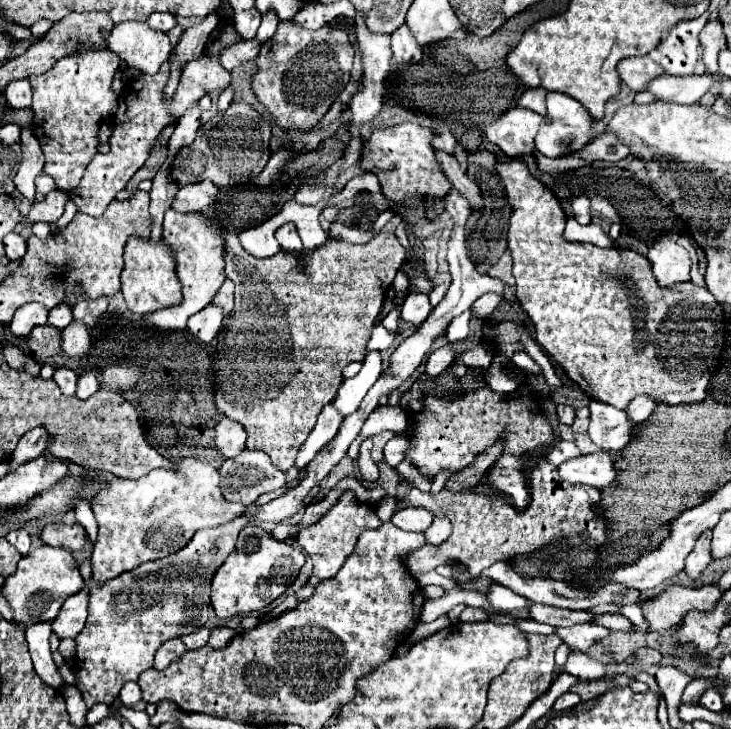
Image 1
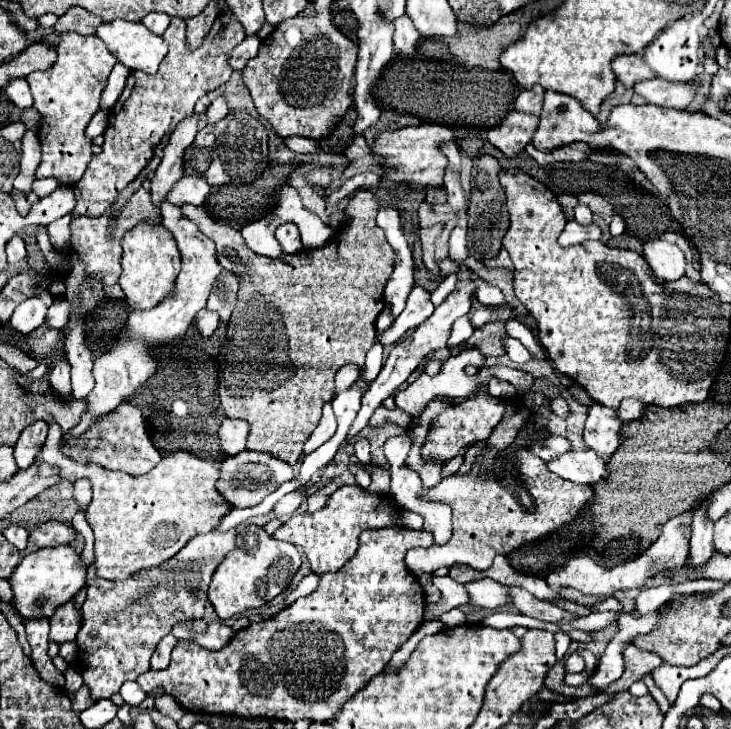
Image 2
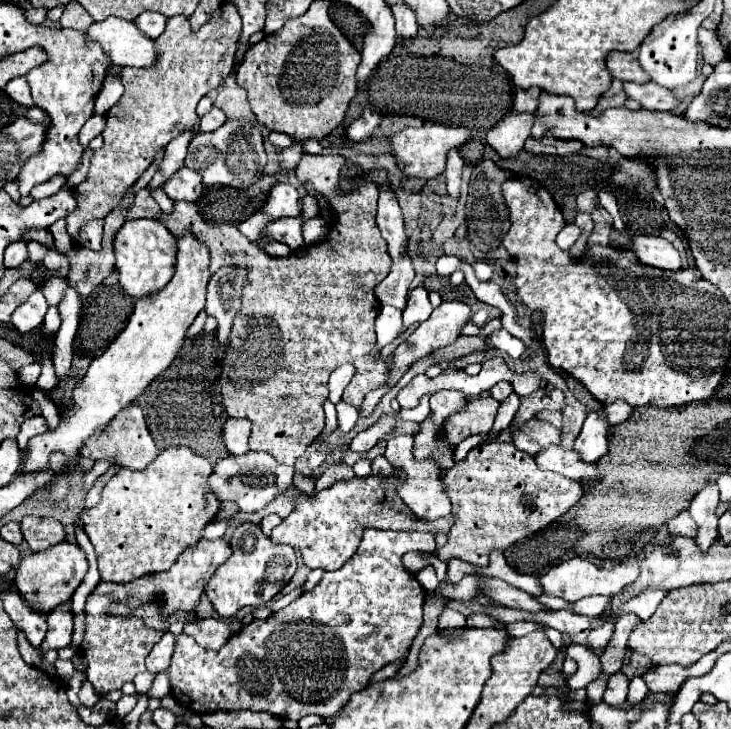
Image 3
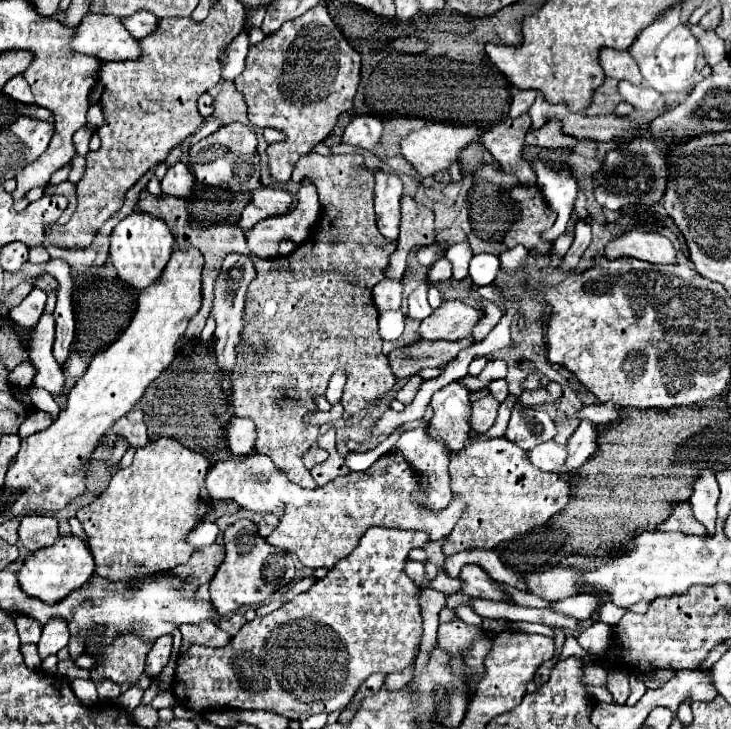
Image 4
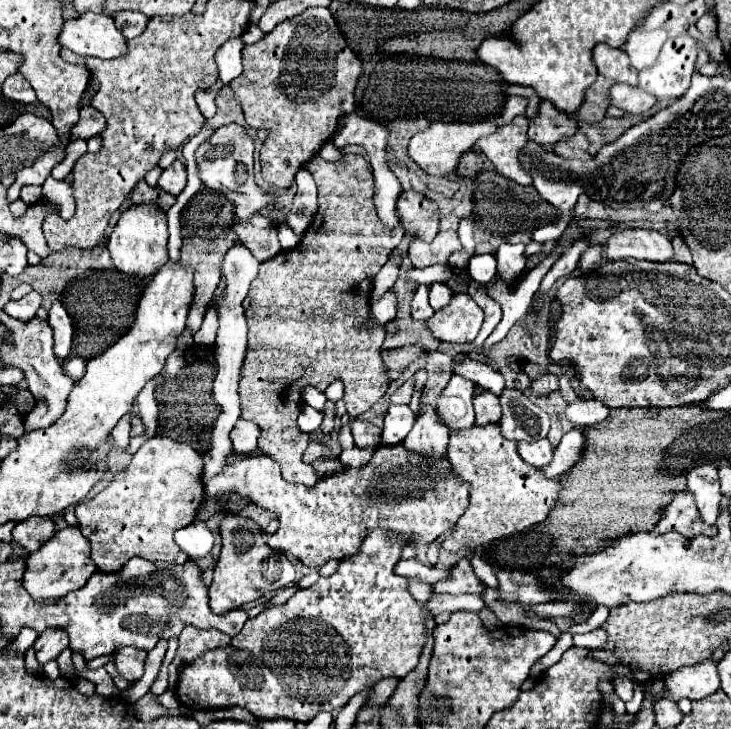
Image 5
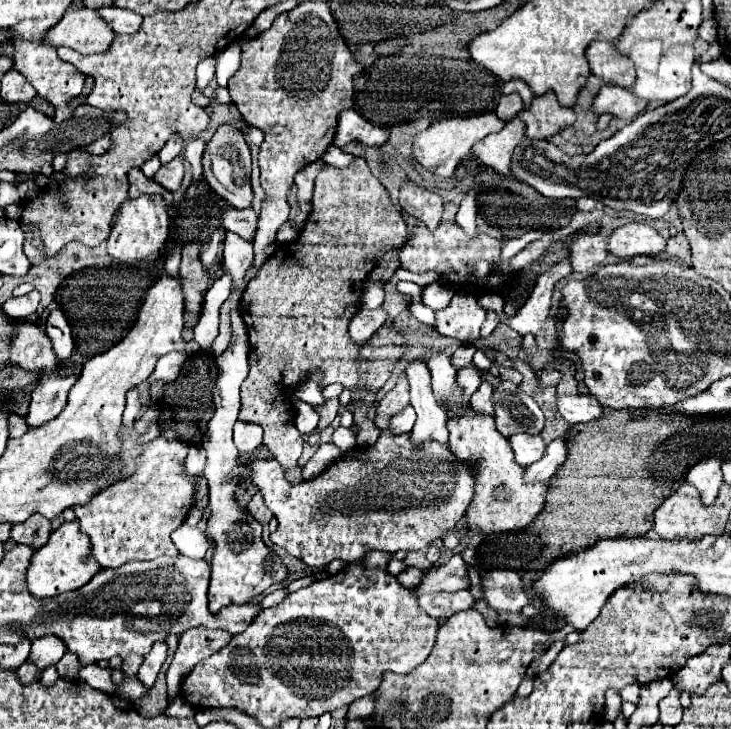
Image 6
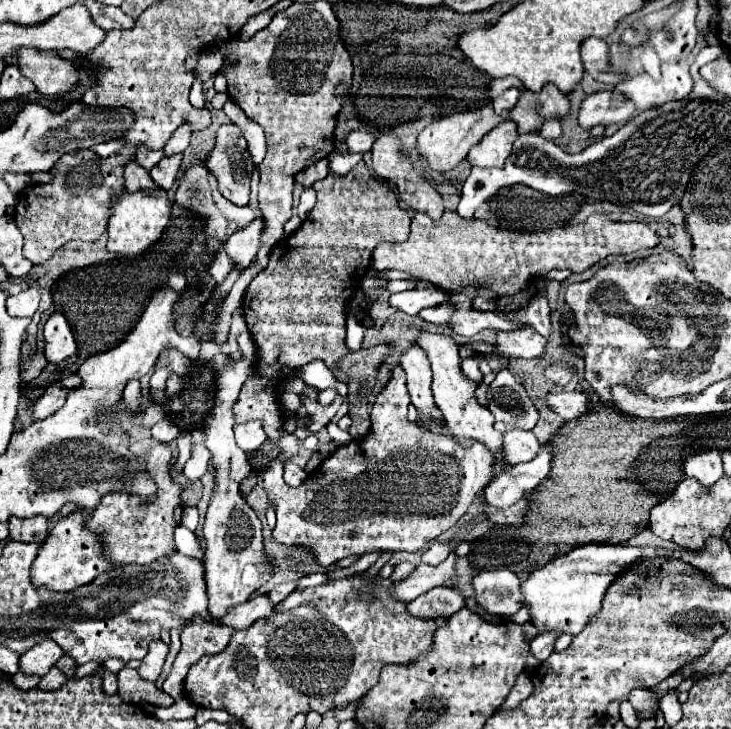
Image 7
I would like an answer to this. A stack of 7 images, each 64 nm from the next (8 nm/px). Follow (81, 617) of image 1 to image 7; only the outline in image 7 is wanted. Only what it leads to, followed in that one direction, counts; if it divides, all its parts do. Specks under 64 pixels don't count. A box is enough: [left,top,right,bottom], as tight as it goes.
[20,640,64,676]

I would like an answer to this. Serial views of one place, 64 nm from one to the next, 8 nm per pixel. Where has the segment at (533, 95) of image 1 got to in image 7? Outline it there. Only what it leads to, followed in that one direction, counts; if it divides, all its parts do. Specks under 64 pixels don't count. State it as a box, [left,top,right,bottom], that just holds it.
[492,88,520,114]

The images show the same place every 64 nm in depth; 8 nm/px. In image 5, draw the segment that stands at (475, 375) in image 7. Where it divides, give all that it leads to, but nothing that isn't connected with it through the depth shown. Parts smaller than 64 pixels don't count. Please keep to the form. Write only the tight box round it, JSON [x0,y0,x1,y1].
[436,374,476,430]

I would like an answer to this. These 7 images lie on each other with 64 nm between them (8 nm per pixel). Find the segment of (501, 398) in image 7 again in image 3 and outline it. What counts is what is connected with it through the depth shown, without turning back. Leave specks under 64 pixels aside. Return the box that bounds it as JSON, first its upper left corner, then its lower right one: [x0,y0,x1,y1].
[512,416,560,454]

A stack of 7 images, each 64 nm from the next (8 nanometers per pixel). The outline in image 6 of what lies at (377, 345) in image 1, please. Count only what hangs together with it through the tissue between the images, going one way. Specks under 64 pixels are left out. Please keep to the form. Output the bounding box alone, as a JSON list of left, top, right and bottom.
[410,300,436,324]

